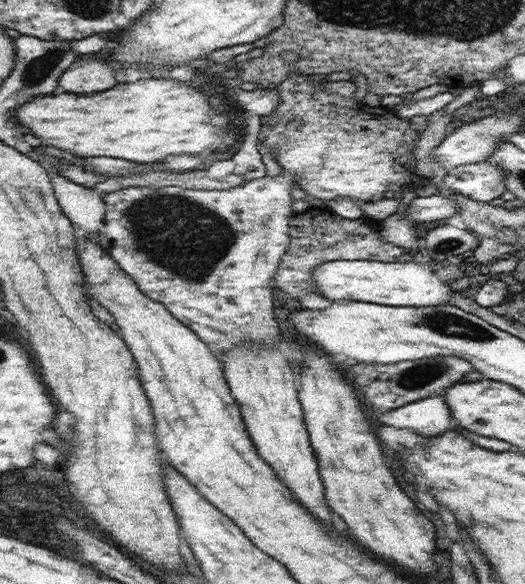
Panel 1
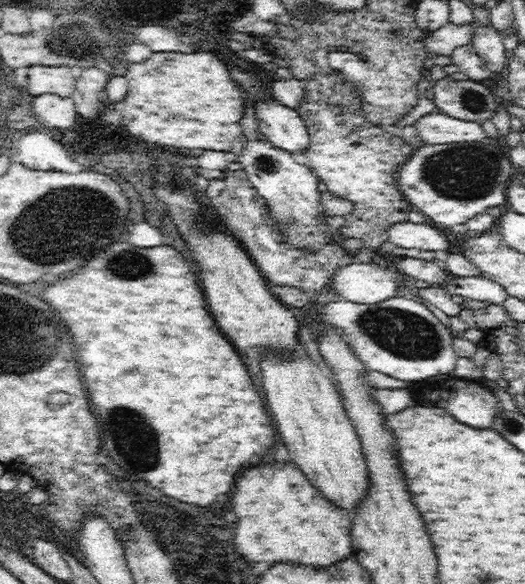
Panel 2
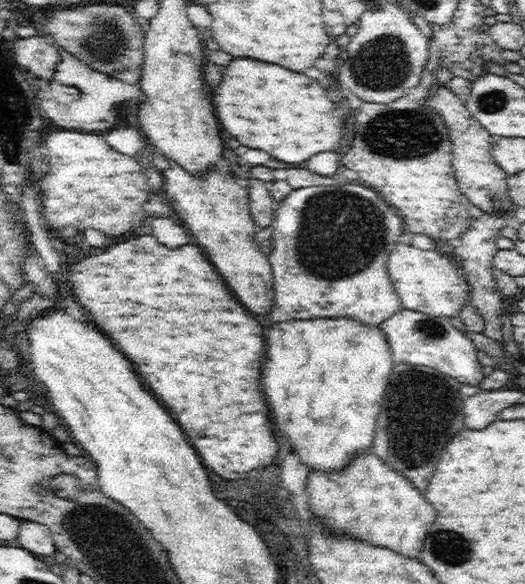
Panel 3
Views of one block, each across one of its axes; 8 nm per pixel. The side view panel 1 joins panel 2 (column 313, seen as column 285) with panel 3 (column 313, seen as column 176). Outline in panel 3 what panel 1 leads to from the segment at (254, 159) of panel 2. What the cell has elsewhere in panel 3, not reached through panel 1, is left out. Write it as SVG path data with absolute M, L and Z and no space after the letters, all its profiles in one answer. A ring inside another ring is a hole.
M340 184L340 186L308 186L304 188L292 189L288 196L285 196L276 206L276 214L271 224L273 232L274 248L267 256L272 267L274 302L290 316L290 318L353 318L362 324L370 326L381 326L388 317L396 314L402 309L401 298L392 286L386 262L396 246L398 238L402 234L402 218L396 208L388 206L378 192L366 188L364 184Z

